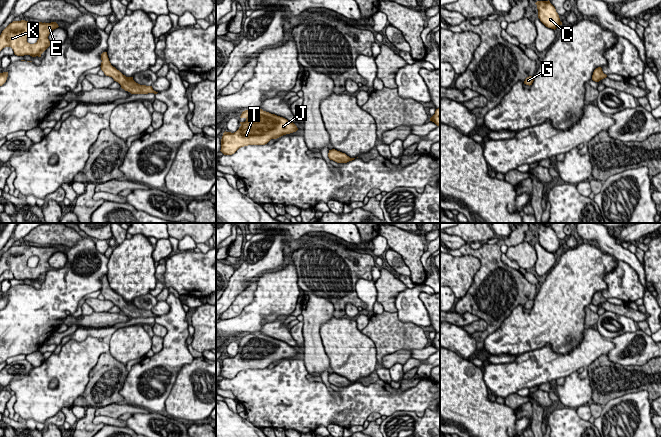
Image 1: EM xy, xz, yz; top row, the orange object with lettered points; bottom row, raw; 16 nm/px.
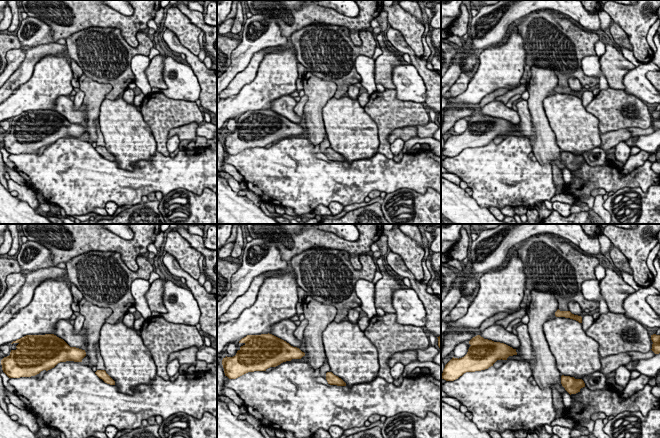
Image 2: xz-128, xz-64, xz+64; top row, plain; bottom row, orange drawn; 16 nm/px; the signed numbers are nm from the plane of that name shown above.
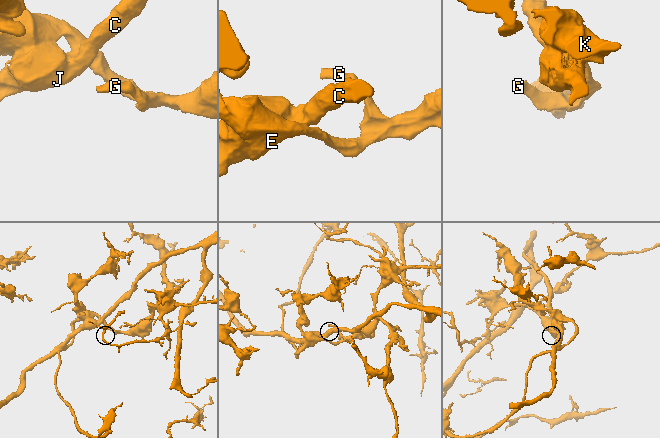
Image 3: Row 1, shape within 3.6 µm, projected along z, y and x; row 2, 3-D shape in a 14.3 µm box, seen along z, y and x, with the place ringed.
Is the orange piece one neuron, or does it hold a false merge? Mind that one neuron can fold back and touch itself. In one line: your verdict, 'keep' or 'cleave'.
keep

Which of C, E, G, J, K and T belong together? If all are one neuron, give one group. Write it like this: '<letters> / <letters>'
C E G J K T

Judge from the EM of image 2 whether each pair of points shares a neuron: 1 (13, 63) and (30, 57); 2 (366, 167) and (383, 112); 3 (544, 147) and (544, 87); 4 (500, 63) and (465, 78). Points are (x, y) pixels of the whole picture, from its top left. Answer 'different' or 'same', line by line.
1: different
2: different
3: same
4: different

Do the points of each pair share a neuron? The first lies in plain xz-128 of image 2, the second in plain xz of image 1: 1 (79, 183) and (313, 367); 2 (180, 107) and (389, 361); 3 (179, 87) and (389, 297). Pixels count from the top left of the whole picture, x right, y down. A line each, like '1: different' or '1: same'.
1: different
2: different
3: different

